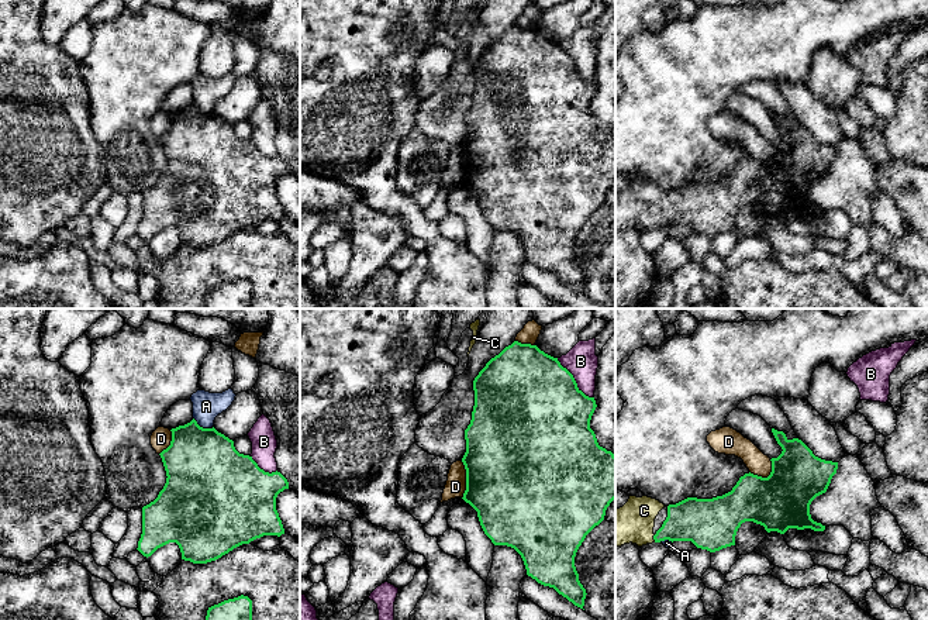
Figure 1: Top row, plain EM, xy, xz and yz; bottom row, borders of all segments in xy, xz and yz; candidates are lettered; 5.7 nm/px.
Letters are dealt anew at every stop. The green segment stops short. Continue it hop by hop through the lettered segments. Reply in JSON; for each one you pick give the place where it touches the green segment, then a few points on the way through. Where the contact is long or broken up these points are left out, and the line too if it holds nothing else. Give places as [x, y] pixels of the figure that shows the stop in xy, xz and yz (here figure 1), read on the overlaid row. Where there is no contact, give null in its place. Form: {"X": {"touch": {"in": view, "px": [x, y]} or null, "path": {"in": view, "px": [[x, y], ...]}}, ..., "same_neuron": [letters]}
{"C": {"touch": {"in": "yz", "px": [654, 538]}, "path": {"in": "yz", "px": [[692, 519], [654, 538], [634, 522]]}}, "same_neuron": ["C"]}

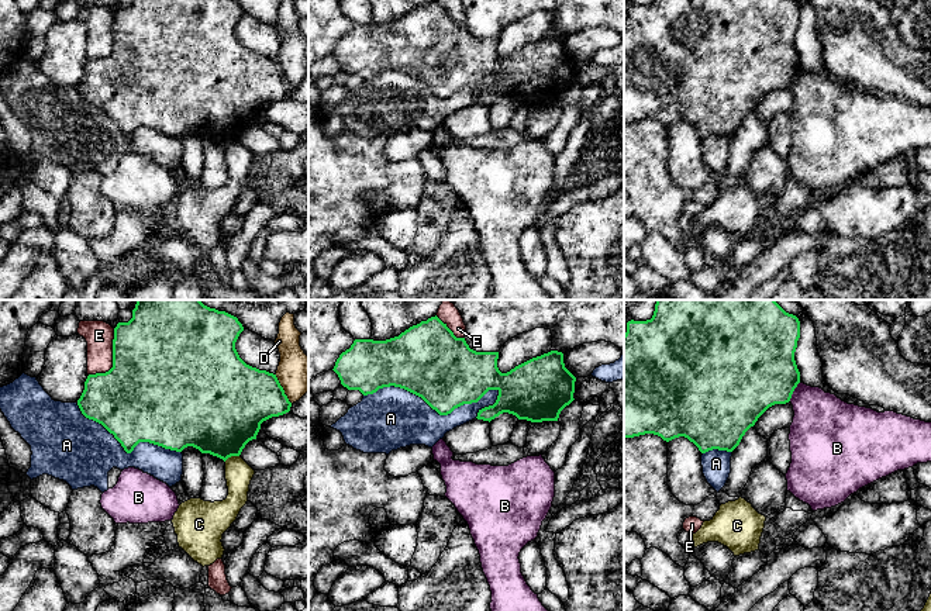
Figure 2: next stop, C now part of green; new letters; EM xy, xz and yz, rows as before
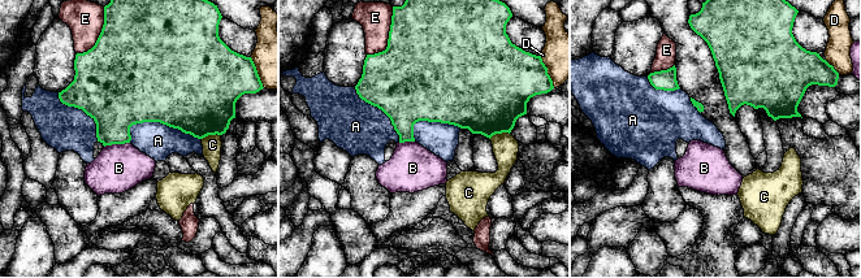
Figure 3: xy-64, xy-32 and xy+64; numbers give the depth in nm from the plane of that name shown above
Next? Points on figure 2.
{"same_neuron": []}

